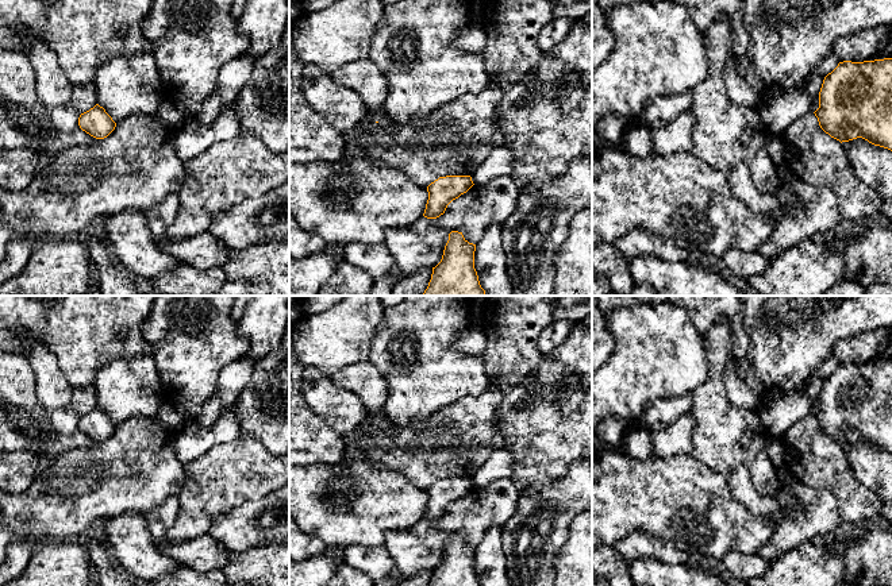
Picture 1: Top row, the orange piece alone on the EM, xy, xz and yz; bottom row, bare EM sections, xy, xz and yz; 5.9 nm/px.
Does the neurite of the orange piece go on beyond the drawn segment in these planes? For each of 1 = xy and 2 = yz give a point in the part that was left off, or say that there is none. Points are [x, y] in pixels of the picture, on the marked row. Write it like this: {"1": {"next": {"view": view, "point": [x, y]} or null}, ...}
{"1": {"next": null}, "2": {"next": null}}

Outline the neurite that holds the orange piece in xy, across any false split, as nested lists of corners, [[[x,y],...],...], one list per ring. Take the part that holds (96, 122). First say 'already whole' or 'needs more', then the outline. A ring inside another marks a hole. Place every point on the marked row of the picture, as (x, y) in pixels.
already whole; [[[96,104],[93,108],[80,115],[78,126],[91,136],[104,139],[115,130],[116,123],[103,107]]]

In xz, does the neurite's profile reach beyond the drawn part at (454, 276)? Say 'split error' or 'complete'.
complete

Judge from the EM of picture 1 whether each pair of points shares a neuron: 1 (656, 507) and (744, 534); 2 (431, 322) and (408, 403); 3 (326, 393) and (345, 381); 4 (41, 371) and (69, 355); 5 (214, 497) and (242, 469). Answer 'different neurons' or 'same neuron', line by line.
1: same neuron
2: same neuron
3: different neurons
4: different neurons
5: same neuron

